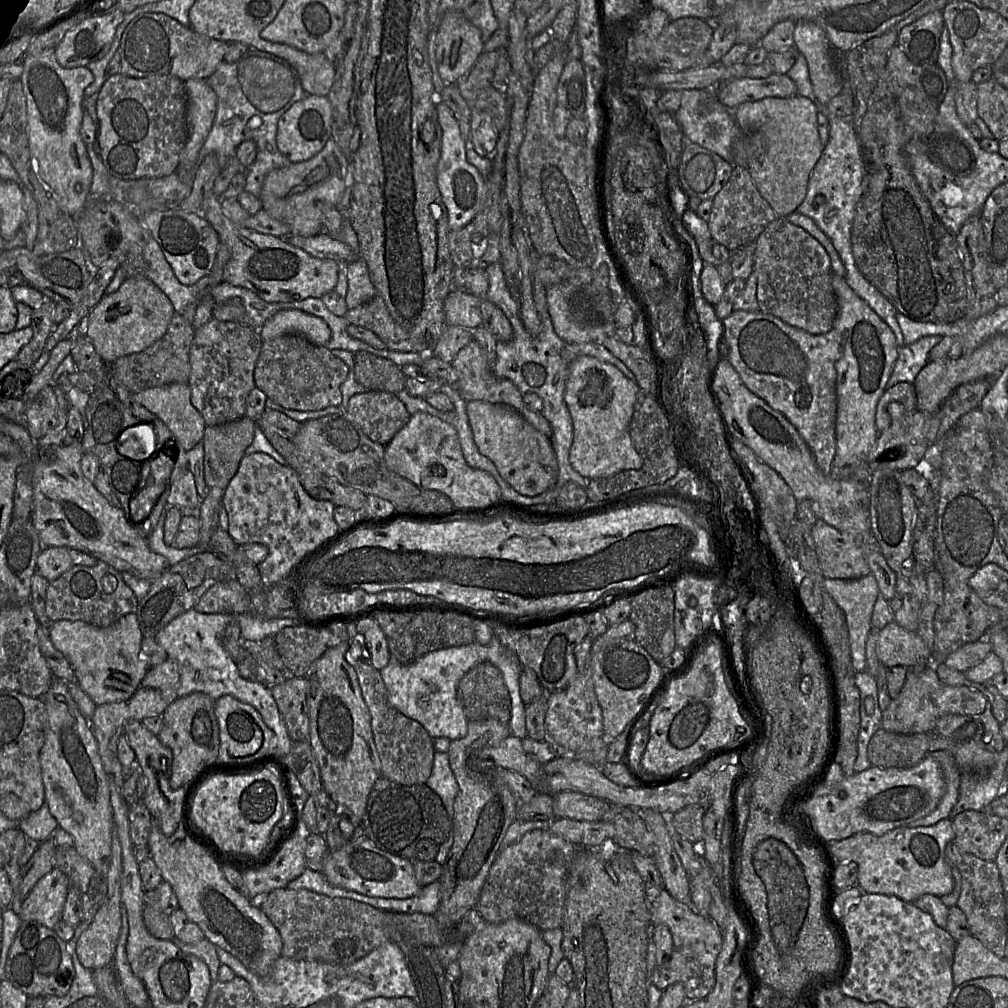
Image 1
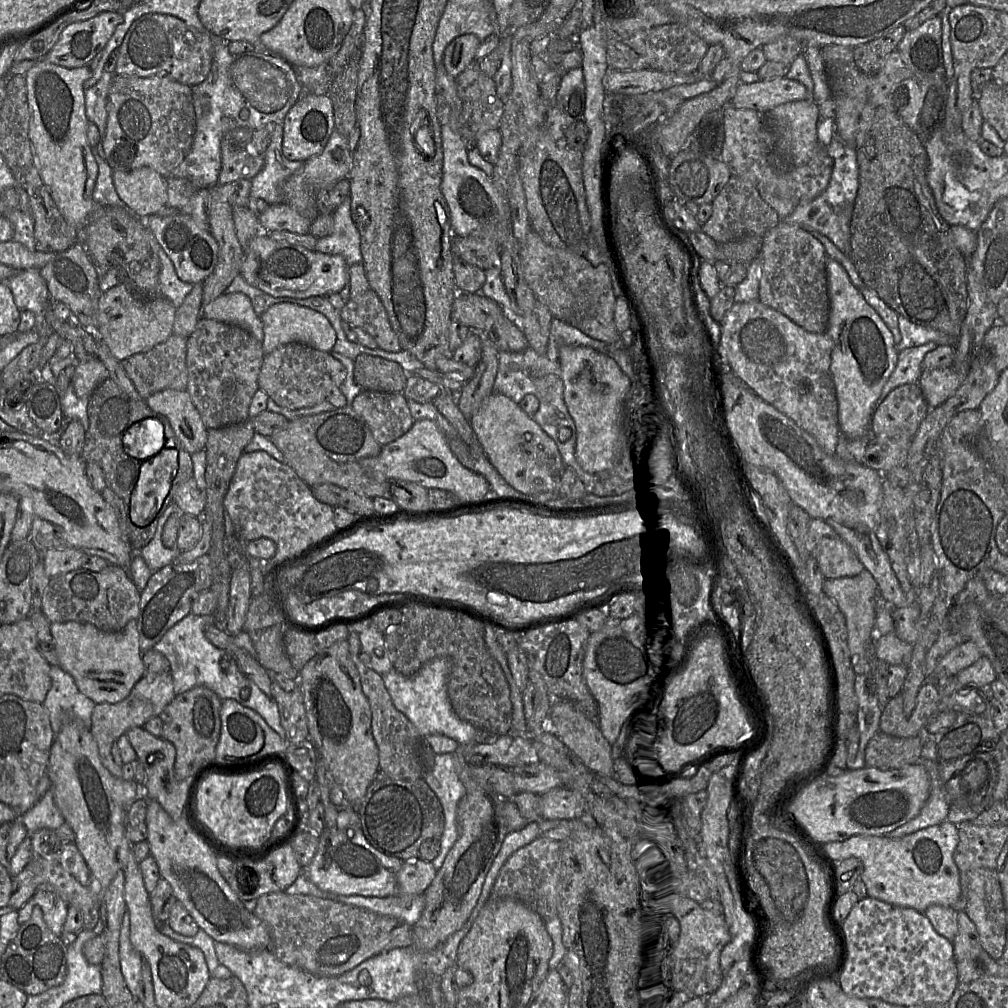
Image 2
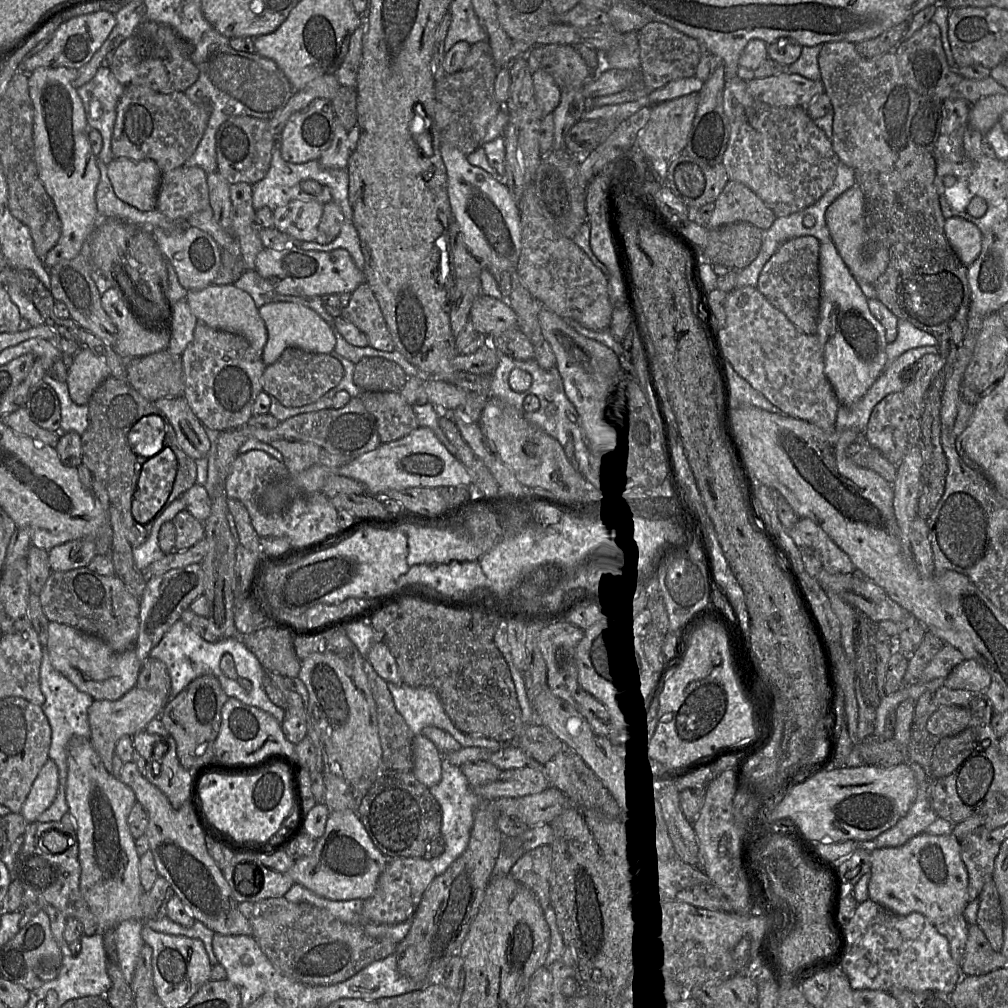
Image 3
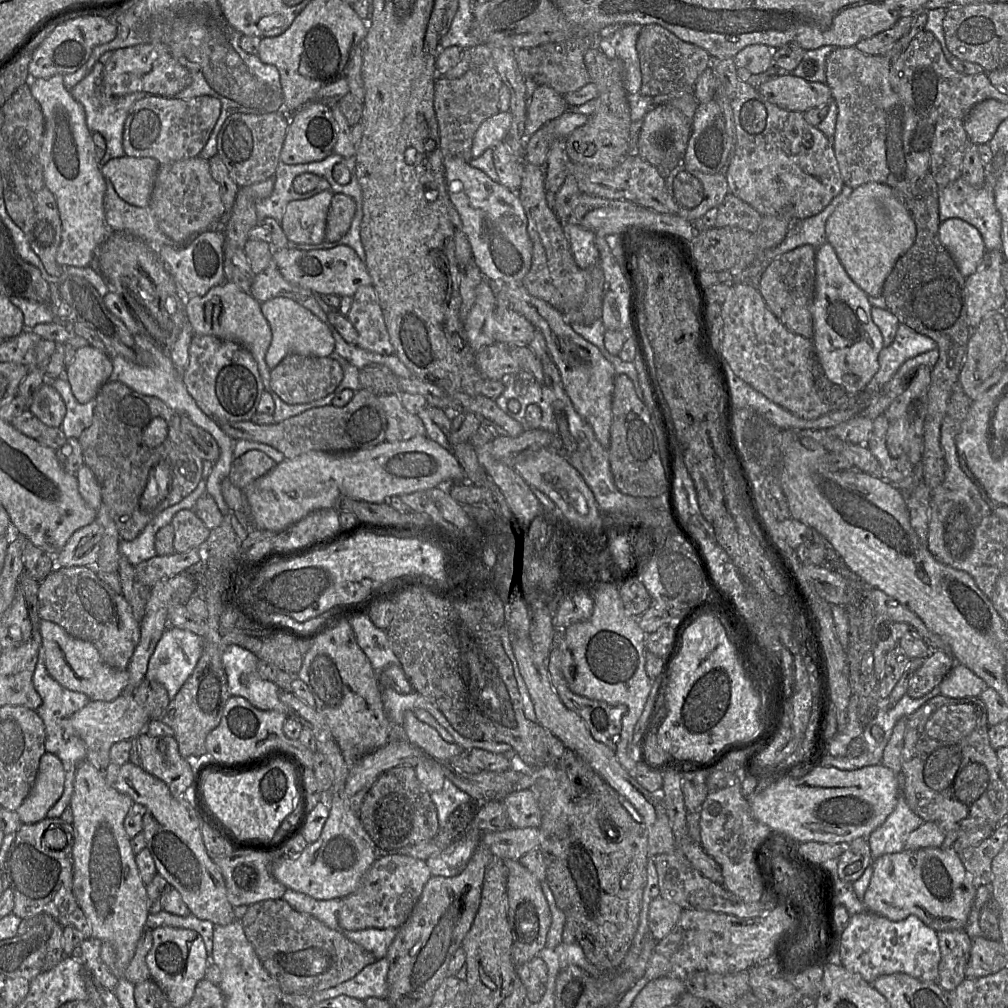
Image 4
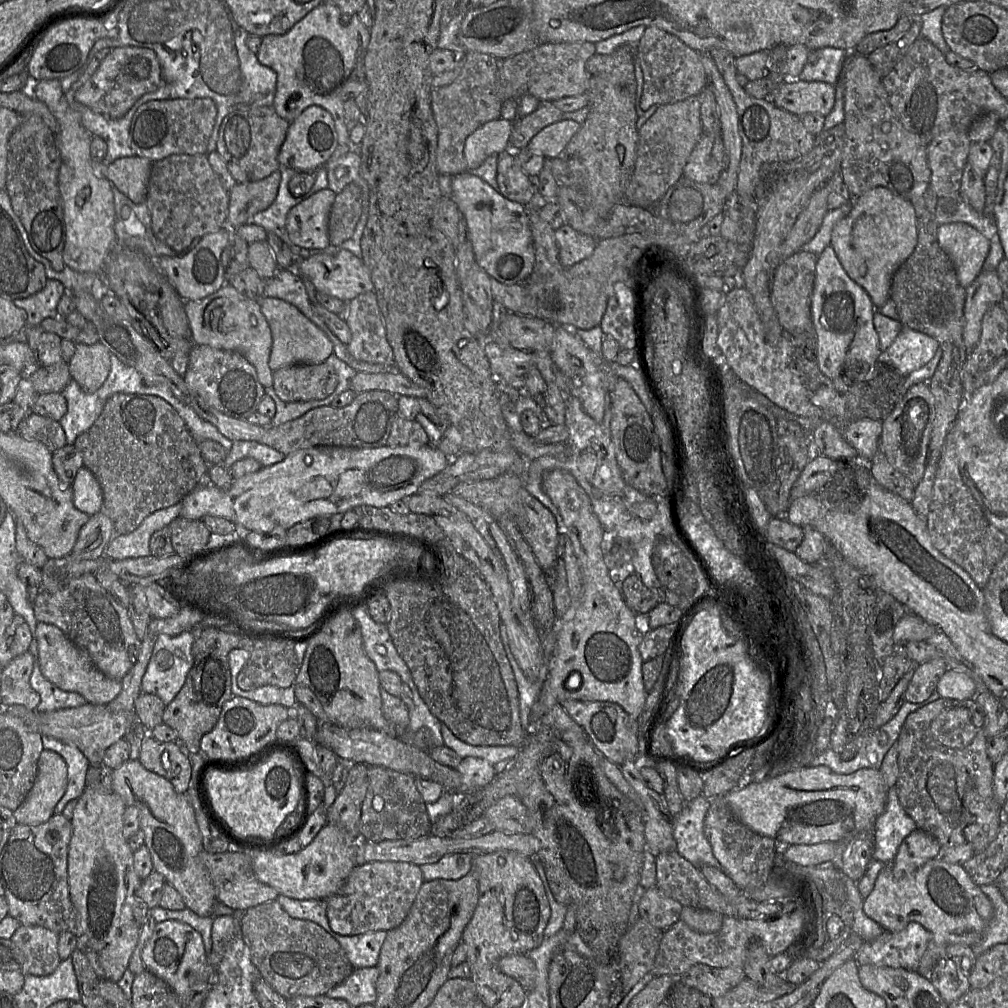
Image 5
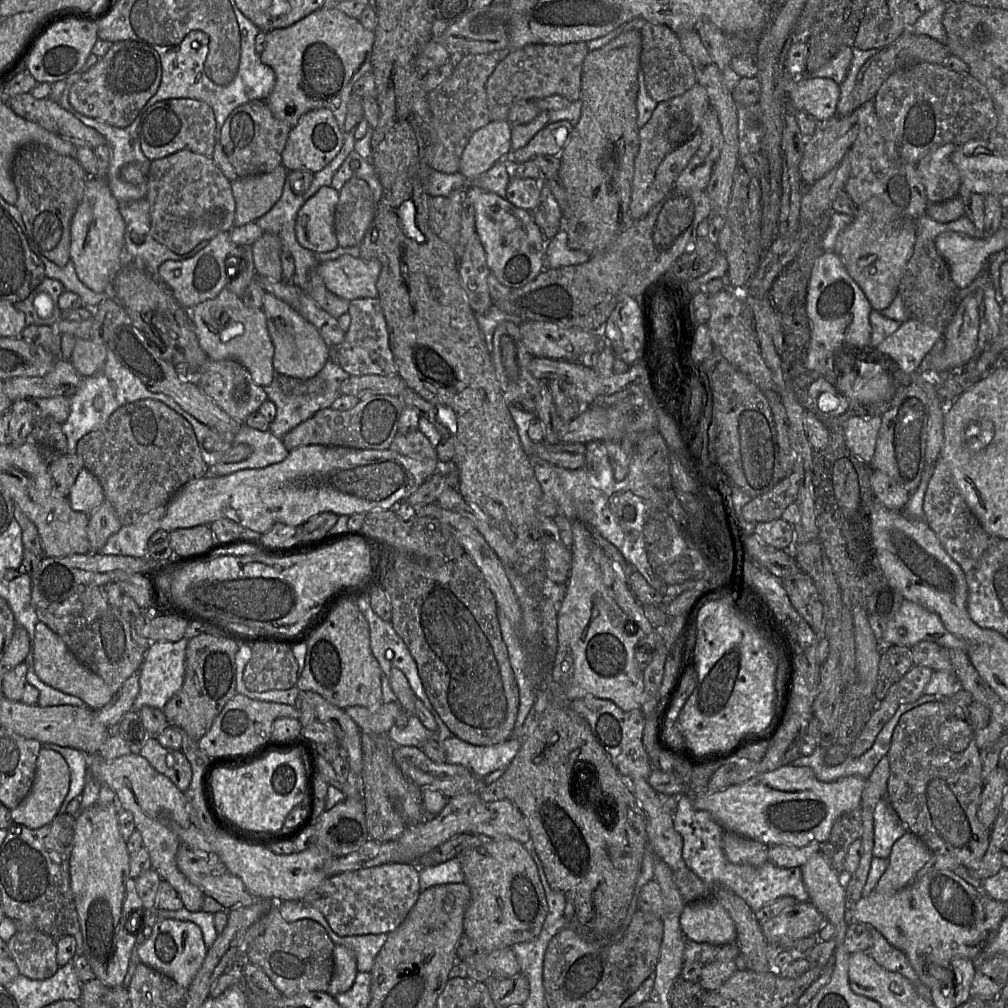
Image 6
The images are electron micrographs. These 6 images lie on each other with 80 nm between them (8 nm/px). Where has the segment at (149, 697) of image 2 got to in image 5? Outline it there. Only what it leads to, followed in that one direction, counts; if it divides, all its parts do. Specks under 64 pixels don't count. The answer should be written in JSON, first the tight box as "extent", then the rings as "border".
{"extent":[4,703,136,766],"border":[[[90,703],[51,712],[39,712],[36,709],[31,710],[22,705],[4,707],[4,710],[18,718],[29,731],[77,747],[88,759],[90,765],[93,766],[102,766],[105,751],[109,746],[124,738],[127,729],[136,719],[134,711],[114,714],[107,709],[106,705]]]}

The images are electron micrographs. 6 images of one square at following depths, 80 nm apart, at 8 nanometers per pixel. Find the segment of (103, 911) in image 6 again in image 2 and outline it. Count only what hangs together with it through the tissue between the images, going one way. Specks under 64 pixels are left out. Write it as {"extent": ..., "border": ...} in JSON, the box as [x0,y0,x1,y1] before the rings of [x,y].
{"extent":[47,718,142,898],"border":[[[74,718],[68,719],[54,737],[47,774],[54,803],[75,834],[74,843],[90,870],[99,898],[116,873],[124,871],[130,857],[132,844],[126,836],[125,818],[130,805],[142,794],[141,788],[134,780],[113,776],[103,766],[90,730]]]}

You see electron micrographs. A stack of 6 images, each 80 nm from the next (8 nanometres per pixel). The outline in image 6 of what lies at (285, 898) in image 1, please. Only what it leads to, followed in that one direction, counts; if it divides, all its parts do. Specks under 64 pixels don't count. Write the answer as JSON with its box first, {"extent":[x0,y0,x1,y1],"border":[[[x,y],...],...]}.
{"extent":[245,904,334,996],"border":[[[274,904],[265,915],[264,931],[250,944],[245,961],[260,967],[283,996],[327,992],[334,971],[334,946],[320,923],[312,919],[286,922]]]}

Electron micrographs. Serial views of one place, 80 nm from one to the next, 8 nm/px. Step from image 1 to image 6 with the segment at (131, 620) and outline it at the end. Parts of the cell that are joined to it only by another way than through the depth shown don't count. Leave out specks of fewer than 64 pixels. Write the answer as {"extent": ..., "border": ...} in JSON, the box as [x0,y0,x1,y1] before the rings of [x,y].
{"extent":[33,621,115,710],"border":[[[39,621],[35,628],[33,661],[34,671],[42,682],[65,694],[80,698],[93,710],[104,707],[115,694],[105,681],[83,665],[63,639],[42,621]]]}

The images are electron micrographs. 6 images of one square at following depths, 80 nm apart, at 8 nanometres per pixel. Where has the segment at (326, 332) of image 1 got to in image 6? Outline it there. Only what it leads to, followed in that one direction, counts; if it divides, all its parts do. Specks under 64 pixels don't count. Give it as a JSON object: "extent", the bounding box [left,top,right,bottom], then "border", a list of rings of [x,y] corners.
{"extent":[262,292,329,379],"border":[[[269,292],[264,294],[262,310],[265,313],[269,336],[274,345],[275,373],[298,379],[309,379],[317,375],[329,359],[329,345],[316,327],[287,303]]]}

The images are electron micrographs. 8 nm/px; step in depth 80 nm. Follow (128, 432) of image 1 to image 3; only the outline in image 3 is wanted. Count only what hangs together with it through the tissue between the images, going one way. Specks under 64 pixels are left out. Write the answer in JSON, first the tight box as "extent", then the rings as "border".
{"extent":[127,415,165,459],"border":[[[159,415],[139,419],[130,429],[127,442],[133,452],[149,459],[164,448],[165,426]]]}

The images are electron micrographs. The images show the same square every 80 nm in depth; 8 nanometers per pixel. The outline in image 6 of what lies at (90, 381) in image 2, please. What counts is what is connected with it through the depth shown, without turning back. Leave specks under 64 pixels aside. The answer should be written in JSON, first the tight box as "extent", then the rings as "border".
{"extent":[69,338,106,377],"border":[[[77,338],[69,361],[82,377],[90,377],[102,370],[106,357],[105,343]]]}

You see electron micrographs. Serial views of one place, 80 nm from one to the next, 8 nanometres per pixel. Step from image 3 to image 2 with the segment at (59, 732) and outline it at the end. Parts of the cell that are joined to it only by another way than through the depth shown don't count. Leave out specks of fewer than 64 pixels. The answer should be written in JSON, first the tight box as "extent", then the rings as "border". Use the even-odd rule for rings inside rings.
{"extent":[17,666,95,834],"border":[[[50,666],[51,687],[43,706],[50,718],[52,731],[56,735],[70,718],[80,720],[90,730],[95,703],[81,693],[70,674],[59,666]],[[52,787],[49,788],[43,797],[39,798],[30,810],[17,817],[20,818],[29,834],[39,829],[55,831],[65,822],[54,803]]]}

